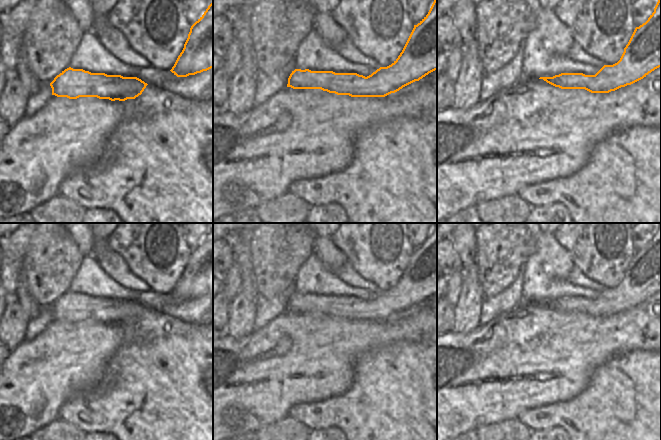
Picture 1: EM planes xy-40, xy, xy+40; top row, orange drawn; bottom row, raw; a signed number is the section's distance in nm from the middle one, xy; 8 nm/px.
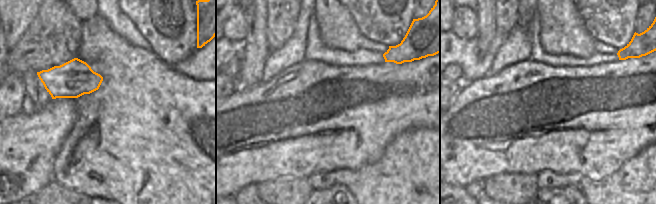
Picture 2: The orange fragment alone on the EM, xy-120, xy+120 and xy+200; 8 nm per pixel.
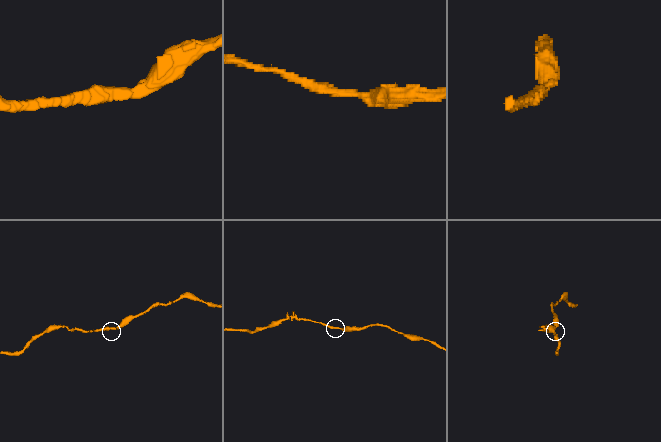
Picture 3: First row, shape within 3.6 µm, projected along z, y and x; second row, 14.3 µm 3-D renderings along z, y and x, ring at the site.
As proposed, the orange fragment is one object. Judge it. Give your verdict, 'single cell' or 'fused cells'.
single cell

